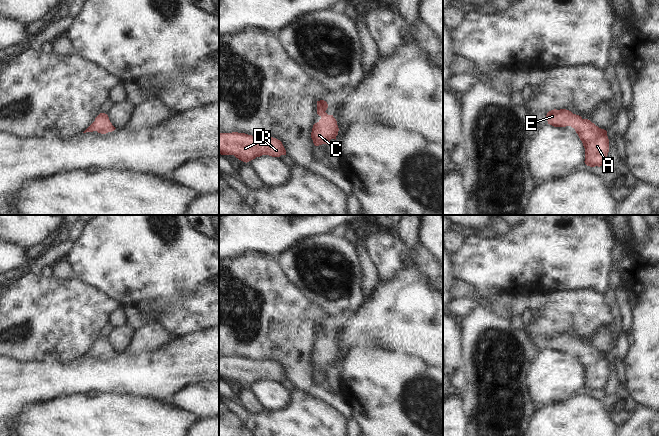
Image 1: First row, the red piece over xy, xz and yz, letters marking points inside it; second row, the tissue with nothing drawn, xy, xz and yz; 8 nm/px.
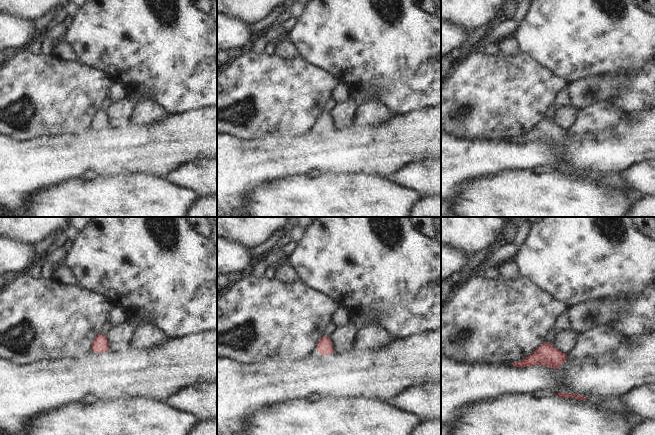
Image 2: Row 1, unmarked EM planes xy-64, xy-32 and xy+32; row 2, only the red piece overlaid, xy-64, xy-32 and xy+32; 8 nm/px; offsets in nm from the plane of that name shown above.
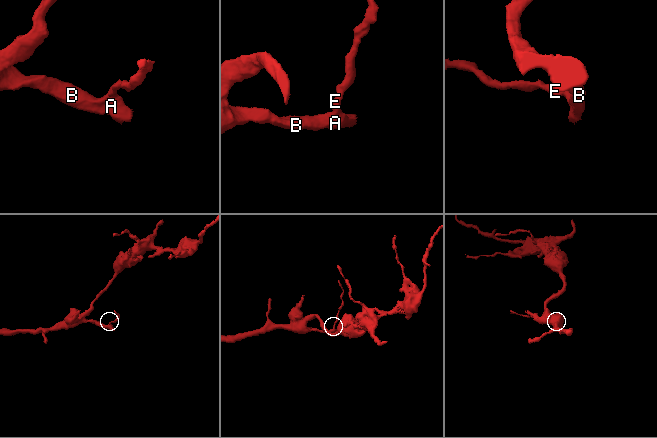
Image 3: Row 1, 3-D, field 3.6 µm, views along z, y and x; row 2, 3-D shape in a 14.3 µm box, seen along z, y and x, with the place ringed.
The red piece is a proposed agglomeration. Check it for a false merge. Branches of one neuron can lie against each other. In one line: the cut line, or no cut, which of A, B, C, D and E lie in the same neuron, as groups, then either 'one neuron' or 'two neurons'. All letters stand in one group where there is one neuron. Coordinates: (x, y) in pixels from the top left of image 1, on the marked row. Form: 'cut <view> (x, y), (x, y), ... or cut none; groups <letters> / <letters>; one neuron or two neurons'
cut none; groups A B C D E; one neuron

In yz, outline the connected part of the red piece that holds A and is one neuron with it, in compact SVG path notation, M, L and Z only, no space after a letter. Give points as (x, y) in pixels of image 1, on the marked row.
M566 109L551 110L547 113L546 118L548 124L554 127L571 126L575 129L585 148L584 162L587 166L605 166L609 152L606 130Z

